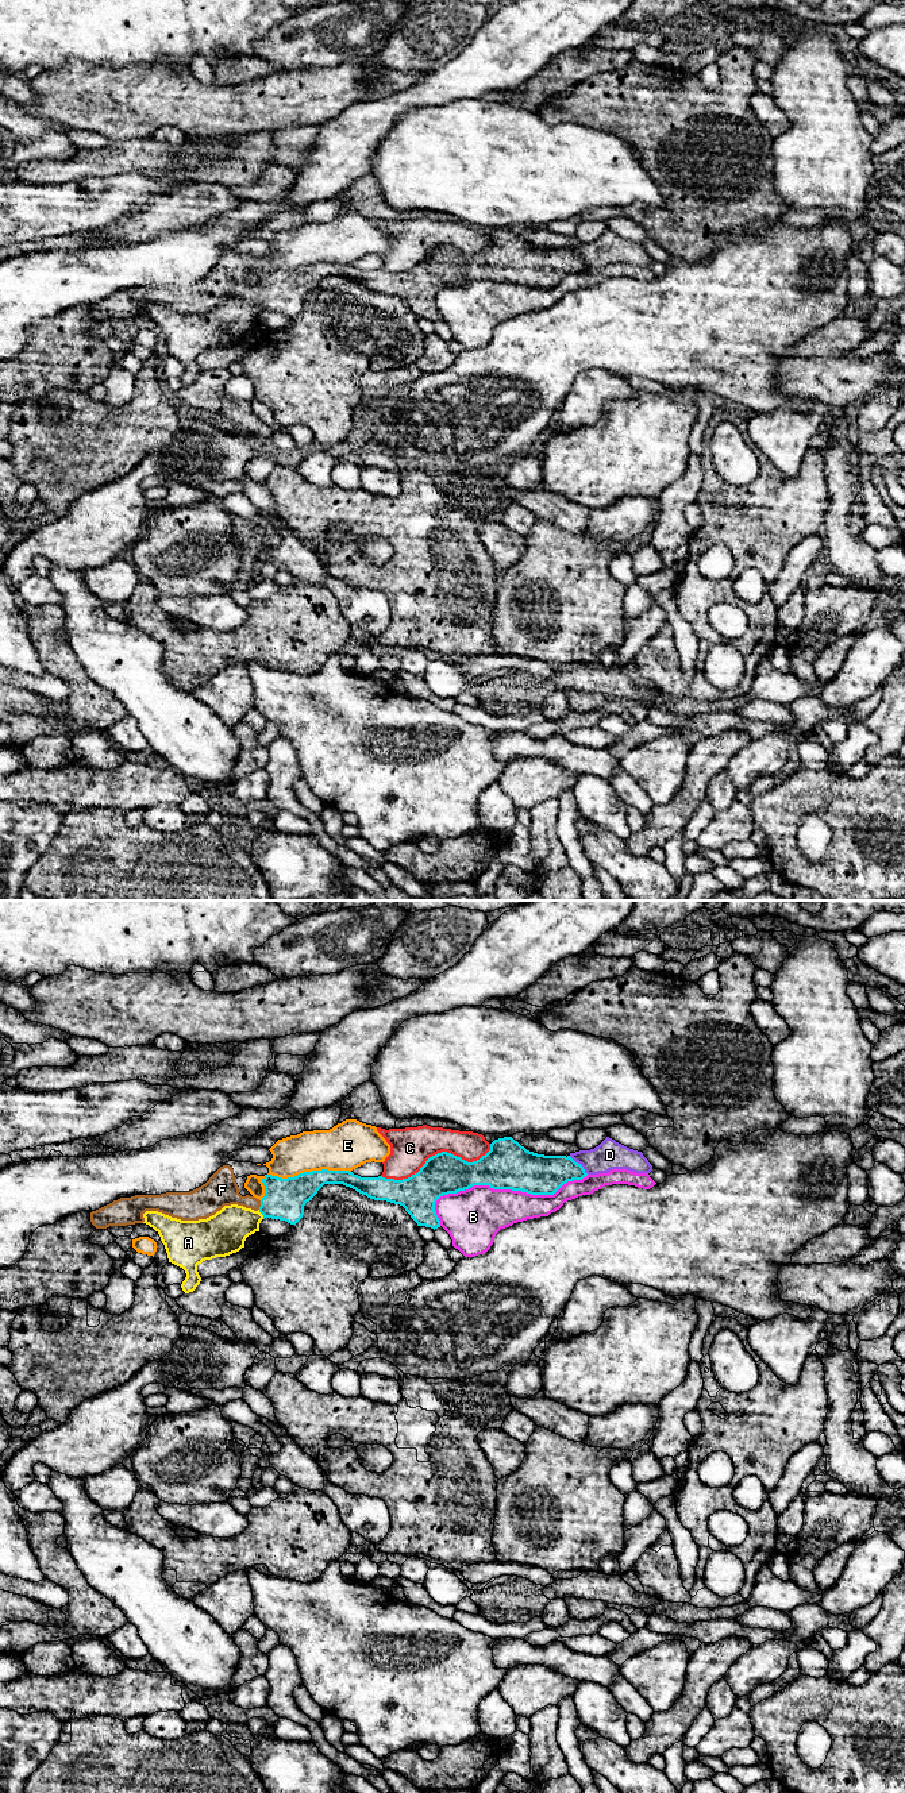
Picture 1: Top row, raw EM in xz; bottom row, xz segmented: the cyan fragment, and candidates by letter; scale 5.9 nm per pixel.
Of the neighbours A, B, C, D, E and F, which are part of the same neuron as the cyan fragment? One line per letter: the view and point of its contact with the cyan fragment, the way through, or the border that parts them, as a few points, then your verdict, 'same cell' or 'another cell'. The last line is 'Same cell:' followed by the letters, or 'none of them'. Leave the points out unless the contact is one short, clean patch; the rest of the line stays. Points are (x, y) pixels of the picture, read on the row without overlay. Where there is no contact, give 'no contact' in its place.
A: xz (261, 305) | another cell
B: xz (507, 281) | another cell
C: xz (438, 246) | another cell
D: xz (580, 257) | another cell
E: xz (297, 268) | another cell
F: xz (261, 297) | across xz (284, 292), (276, 297), (261, 297), (239, 293), (222, 282) | same cell
Same cell: F

